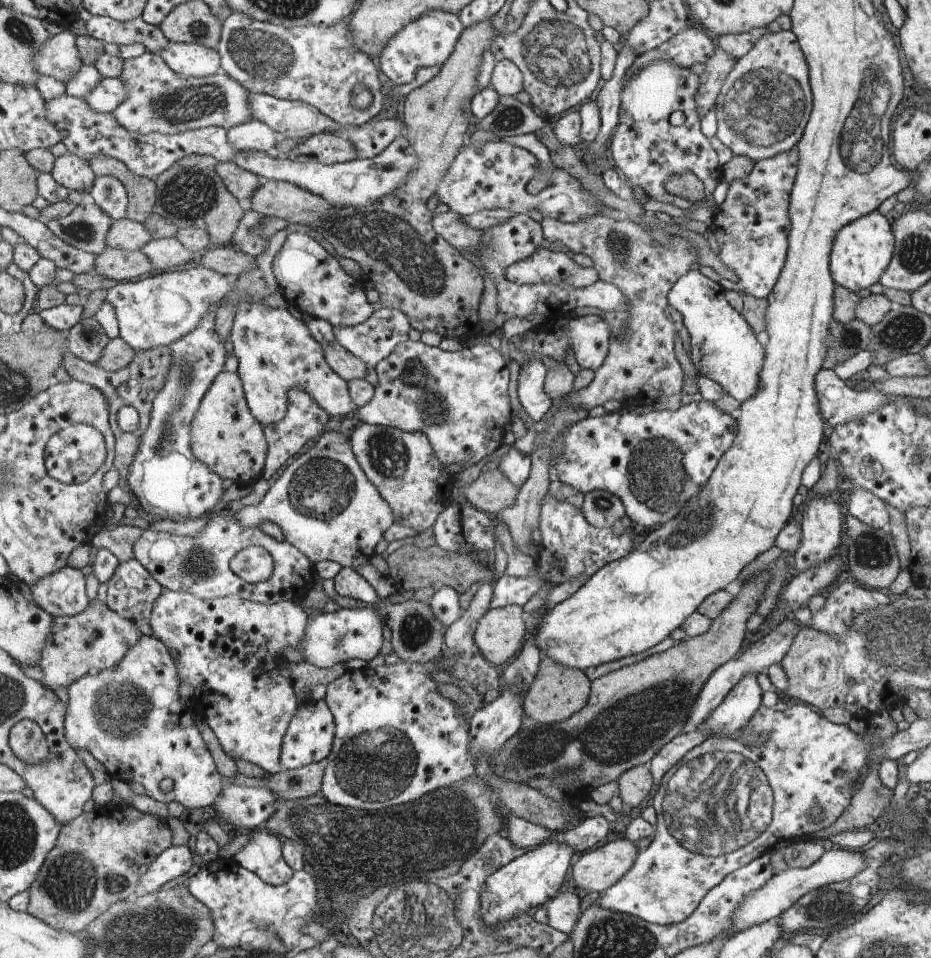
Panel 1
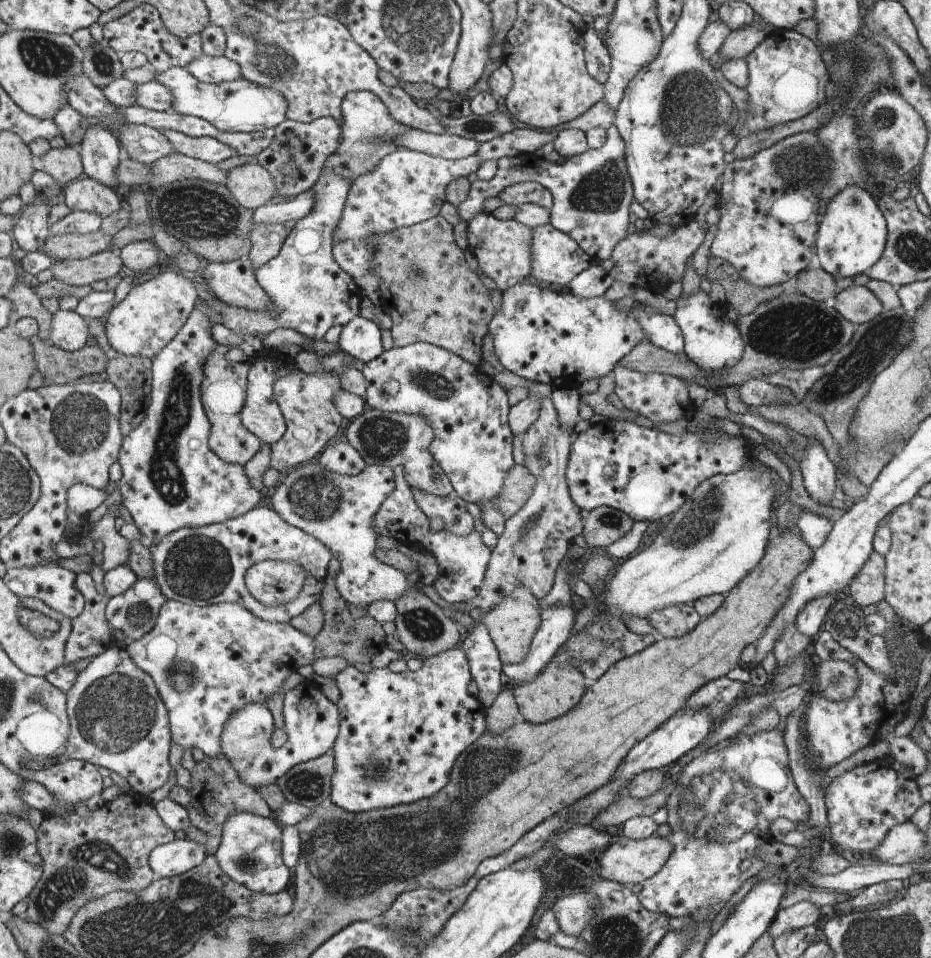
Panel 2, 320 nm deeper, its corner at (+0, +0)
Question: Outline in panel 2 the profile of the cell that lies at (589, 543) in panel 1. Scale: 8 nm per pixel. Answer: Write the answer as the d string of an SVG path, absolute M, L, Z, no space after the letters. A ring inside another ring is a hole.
M481 622L476 626L477 628L464 640L462 648L471 661L472 678L476 679L479 690L478 700L487 709L503 689L500 681L503 664L485 625Z

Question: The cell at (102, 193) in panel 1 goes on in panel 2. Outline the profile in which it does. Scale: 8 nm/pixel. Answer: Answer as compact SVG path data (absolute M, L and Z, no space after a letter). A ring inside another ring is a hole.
M90 125L77 147L83 164L83 172L106 186L120 186L115 175L121 161L119 139L102 125Z

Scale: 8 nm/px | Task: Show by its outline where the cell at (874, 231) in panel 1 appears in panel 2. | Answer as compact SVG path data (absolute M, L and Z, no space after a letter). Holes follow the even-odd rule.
M848 185L828 202L819 216L817 255L821 267L834 278L853 278L876 264L885 249L887 224L874 198L858 185Z

